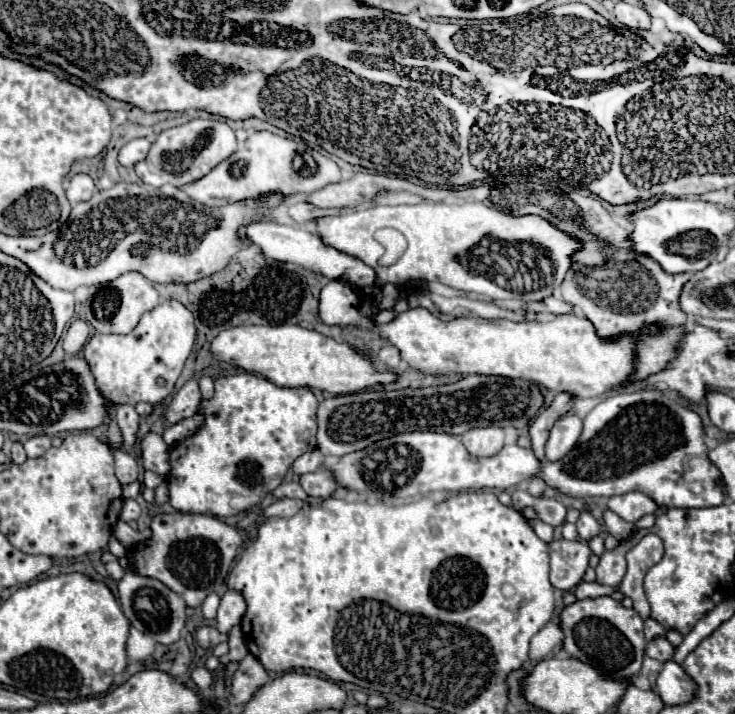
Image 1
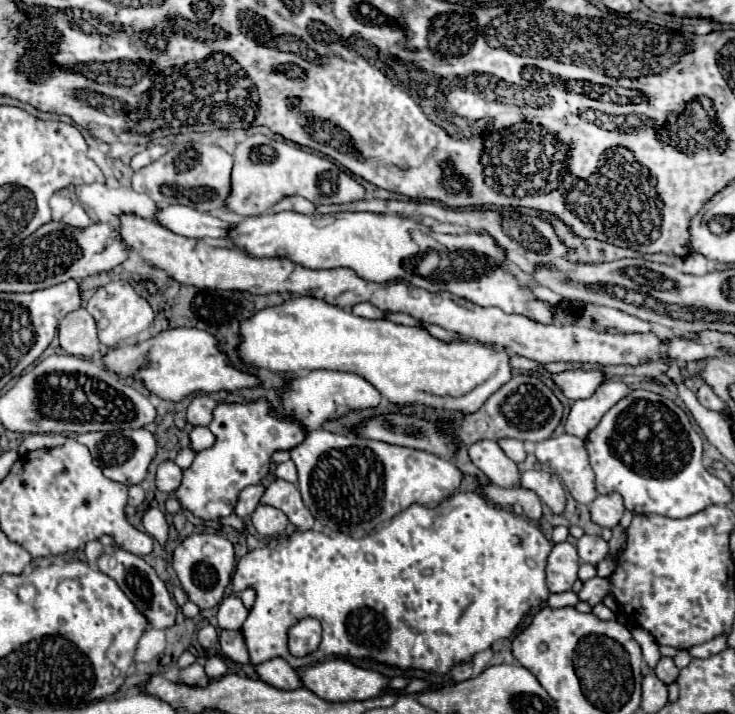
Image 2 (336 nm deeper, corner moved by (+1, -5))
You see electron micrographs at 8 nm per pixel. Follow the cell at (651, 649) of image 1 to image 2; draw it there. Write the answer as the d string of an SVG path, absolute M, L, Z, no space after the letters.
M661 658L659 664L657 664L657 668L655 668L655 674L657 674L657 678L659 678L661 682L671 684L671 682L677 680L679 668L675 666L675 662L673 662L671 658Z

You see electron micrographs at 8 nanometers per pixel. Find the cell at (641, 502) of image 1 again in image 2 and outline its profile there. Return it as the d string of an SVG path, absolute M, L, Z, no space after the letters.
M605 494L605 496L597 496L591 506L591 520L603 528L613 528L619 524L621 516L623 516L623 500L617 494Z

